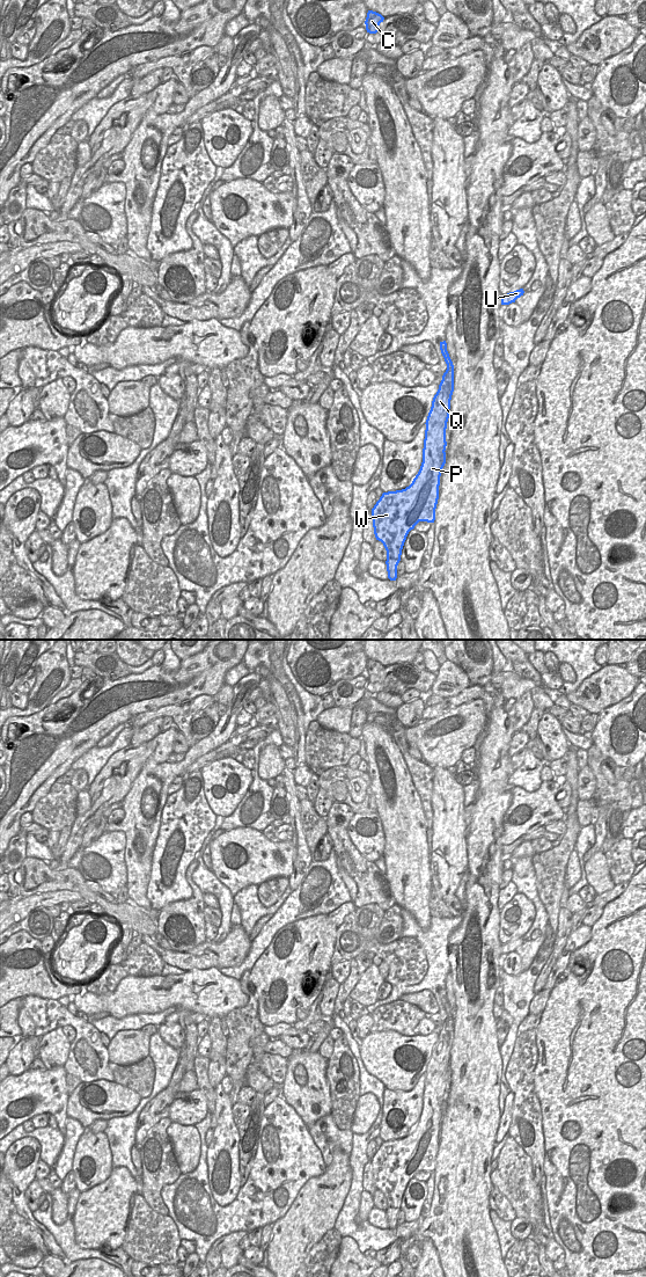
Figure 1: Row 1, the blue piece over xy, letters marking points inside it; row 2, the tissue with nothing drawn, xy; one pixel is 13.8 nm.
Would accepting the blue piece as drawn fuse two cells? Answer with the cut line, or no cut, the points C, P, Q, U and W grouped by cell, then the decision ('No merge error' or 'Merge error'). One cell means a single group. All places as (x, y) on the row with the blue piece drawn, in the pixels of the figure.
Split along xy (453, 366), (447, 369). Groups: C / P Q U W. Merge error.

